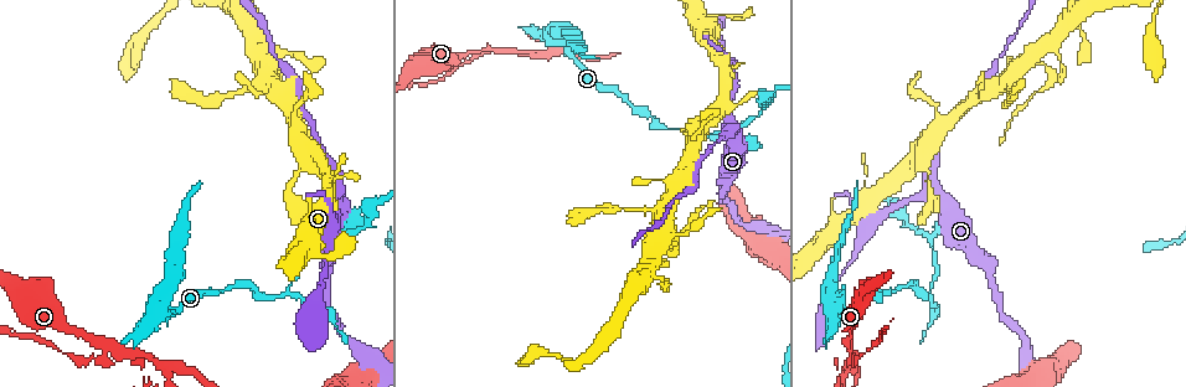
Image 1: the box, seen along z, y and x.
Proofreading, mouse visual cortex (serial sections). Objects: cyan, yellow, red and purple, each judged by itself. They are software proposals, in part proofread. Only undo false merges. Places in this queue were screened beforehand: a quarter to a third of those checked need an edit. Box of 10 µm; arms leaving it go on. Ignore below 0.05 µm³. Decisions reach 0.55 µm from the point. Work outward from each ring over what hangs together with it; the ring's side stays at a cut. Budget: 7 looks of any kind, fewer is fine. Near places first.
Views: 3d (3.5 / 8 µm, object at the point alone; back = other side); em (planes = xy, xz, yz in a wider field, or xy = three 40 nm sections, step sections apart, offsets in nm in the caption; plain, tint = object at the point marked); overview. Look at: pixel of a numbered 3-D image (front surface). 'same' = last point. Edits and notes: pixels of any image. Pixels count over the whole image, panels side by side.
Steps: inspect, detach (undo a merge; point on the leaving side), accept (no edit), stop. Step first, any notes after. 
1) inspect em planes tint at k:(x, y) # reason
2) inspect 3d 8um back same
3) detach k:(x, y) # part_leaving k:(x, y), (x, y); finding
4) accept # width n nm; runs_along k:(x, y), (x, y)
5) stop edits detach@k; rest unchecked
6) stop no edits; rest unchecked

inspect 3d 3.5um at 1:(928, 299) # a narrow waist

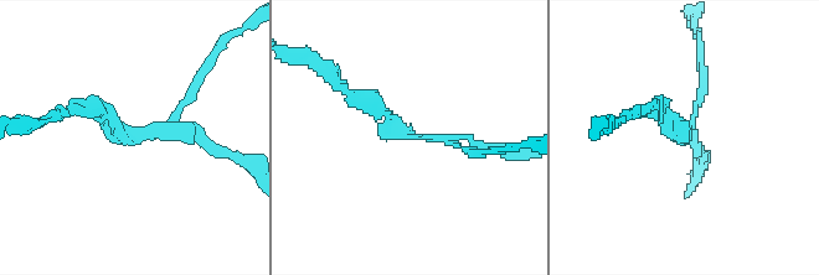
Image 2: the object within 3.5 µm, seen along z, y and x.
inspect em xy step 5 tint at 2:(686, 140) # need the tissue

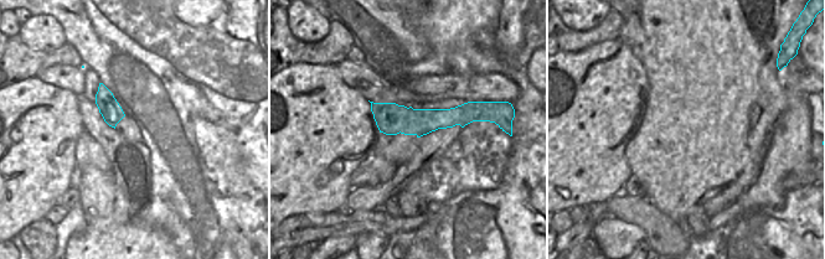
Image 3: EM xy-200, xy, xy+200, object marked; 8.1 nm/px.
detach 2:(195, 86) # part_leaving 2:(174, 119), (196, 77), (235, 32); two cells meet here

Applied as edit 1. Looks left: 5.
inspect 3d 3.5um at 1:(847, 339) # three arms meet

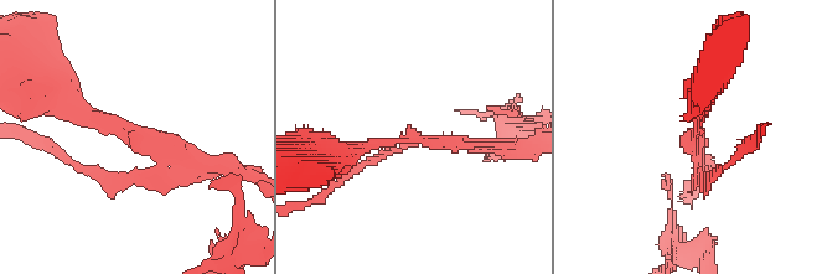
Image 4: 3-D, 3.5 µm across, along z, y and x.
inspect em xy step 2 tint at 4:(694, 142) # arms 3; arm_widths 100, 150, 200 nm

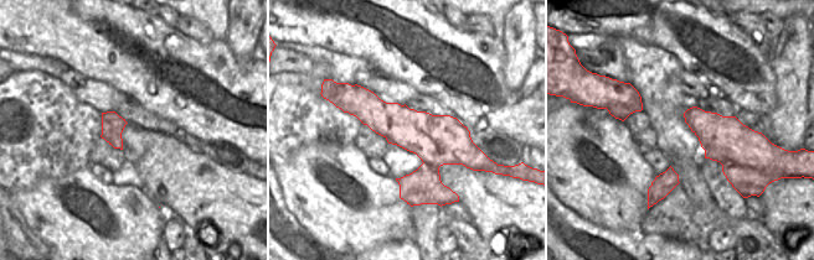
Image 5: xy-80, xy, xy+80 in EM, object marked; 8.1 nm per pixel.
inspect em planes tint same # another direction

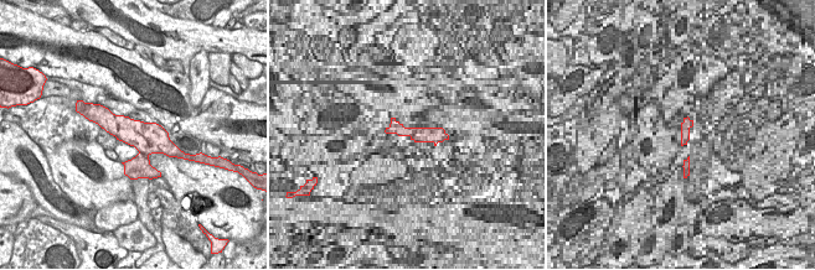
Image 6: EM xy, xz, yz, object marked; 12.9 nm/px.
accept # runs_along 4:(76, 99), (217, 169); all the same cell

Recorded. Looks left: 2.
inspect 3d 3.5um at 1:(163, 308) # abrupt turn

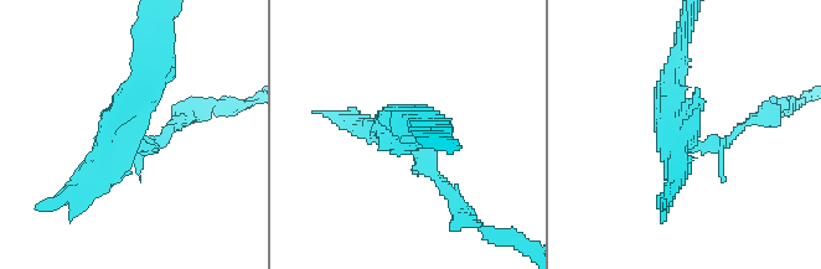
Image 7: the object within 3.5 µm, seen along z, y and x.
inspect em xy step 1 tint at 7:(133, 140) # arms 3; arm_widths 100, 300, 350 nm; shape alone is not enough

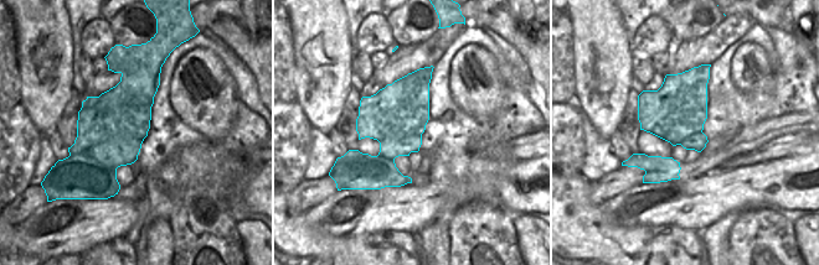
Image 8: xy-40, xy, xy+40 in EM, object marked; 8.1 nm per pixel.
detach 7:(104, 127) # border 8:(421, 134), (402, 140), (408, 154); a second cell is stuck on

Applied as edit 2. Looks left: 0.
stop edits detach@2, detach@7; rest unchecked

